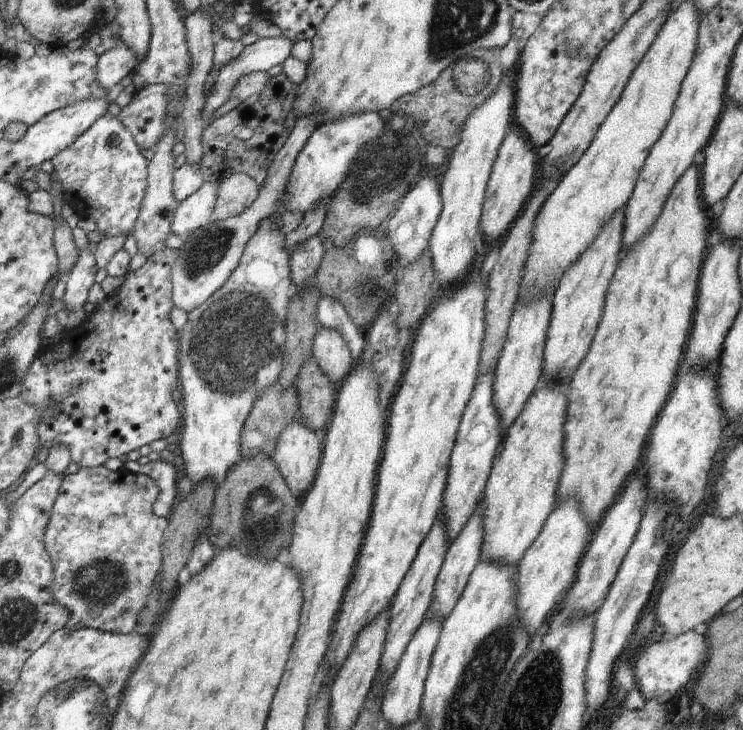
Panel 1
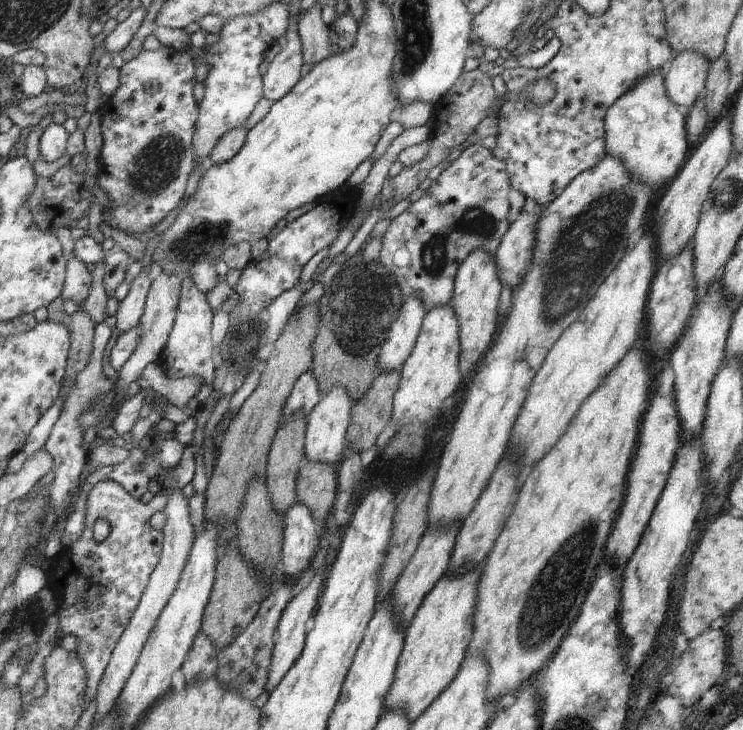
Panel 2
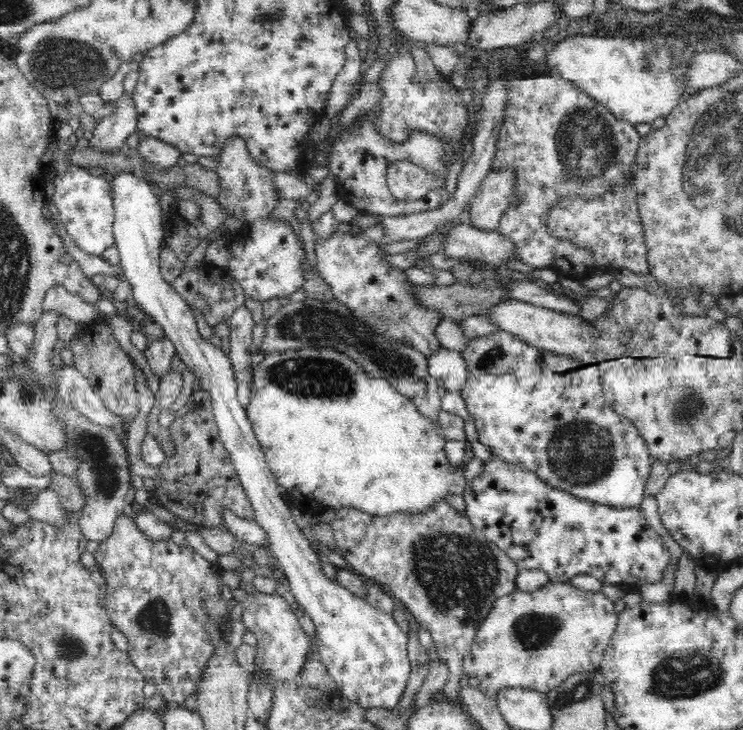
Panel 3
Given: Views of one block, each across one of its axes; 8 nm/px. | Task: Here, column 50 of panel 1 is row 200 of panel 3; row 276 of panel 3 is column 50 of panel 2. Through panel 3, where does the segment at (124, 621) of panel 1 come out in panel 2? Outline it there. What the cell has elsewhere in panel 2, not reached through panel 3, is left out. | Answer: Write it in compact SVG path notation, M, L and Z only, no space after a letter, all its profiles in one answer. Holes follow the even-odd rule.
M100 481L87 498L85 514L85 527L83 533L73 542L71 547L62 548L51 559L52 566L46 572L47 584L56 596L58 619L60 630L64 636L74 635L78 638L76 652L82 660L82 666L86 668L86 704L84 709L94 700L98 686L101 682L106 666L109 664L112 652L126 630L128 622L134 616L134 612L142 599L148 585L152 571L160 560L163 549L163 531L154 529L149 520L155 512L160 512L167 505L167 497L154 494L147 504L137 501L131 494L114 481ZM96 520L106 520L111 526L111 531L104 541L96 544L93 537L93 526Z

